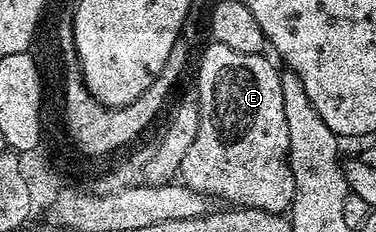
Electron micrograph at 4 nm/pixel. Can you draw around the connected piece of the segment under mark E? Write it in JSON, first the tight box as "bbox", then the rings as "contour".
{"bbox":[178,42,294,215],"contour":[[[209,42],[204,56],[200,59],[200,72],[196,75],[196,95],[200,108],[200,120],[198,121],[198,137],[194,137],[194,145],[190,145],[186,157],[182,161],[178,172],[184,186],[194,189],[200,195],[207,195],[213,200],[225,199],[225,204],[237,207],[253,207],[262,211],[269,211],[275,215],[287,212],[292,206],[294,197],[294,173],[290,171],[288,164],[288,134],[286,133],[286,113],[282,113],[282,85],[280,84],[280,71],[277,64],[268,60],[267,54],[251,55],[250,53],[238,53],[235,49],[226,49],[226,45]]]}

